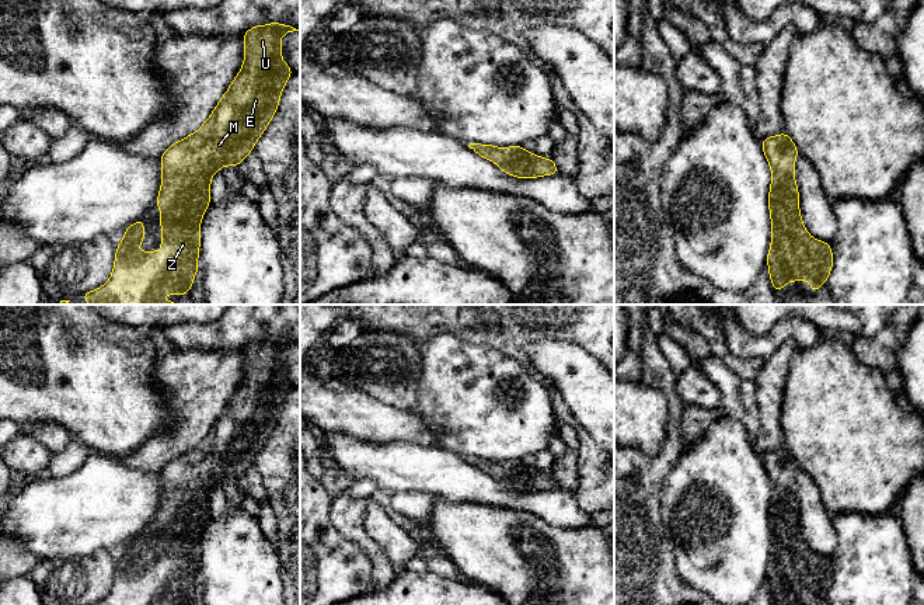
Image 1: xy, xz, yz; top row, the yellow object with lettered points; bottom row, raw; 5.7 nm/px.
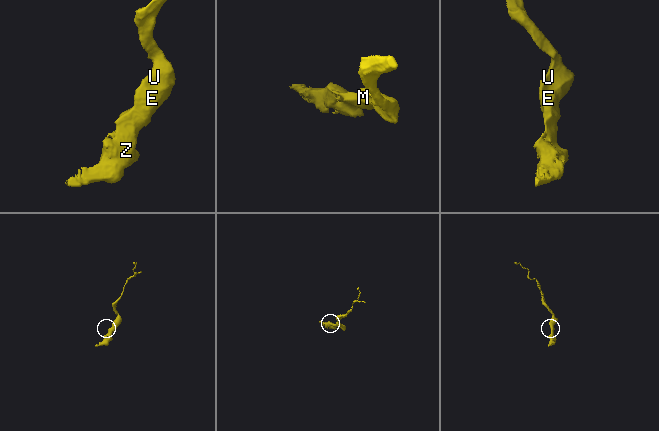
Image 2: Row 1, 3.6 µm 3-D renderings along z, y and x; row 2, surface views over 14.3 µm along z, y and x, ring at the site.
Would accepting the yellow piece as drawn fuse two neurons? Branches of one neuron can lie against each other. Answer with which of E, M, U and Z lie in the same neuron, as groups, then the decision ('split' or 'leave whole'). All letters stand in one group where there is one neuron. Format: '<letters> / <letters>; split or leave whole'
E M U Z; leave whole

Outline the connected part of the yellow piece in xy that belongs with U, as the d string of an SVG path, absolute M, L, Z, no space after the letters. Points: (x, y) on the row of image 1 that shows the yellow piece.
M280 22L255 25L243 35L244 62L210 117L189 136L172 143L160 157L161 187L156 205L160 208L161 248L139 251L144 240L144 222L126 227L116 247L111 278L100 288L83 293L88 305L177 305L163 296L185 295L192 289L199 271L201 222L210 201L212 175L224 166L238 164L252 152L259 136L272 121L282 90L293 74L282 60L282 35L299 31Z

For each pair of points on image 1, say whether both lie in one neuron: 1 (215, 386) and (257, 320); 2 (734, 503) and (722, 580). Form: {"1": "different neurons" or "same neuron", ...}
{"1": "different neurons", "2": "same neuron"}

